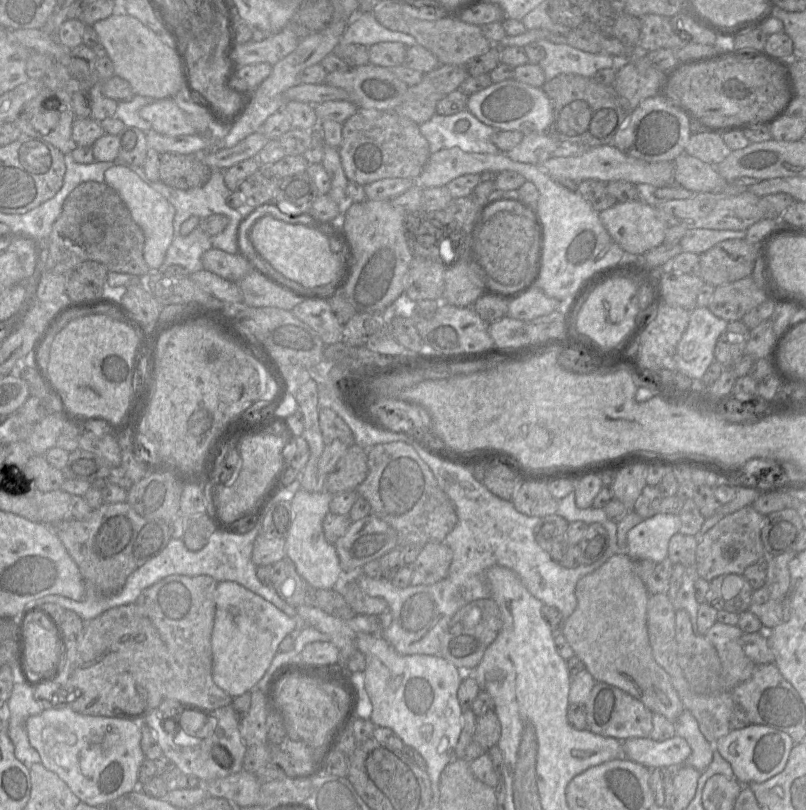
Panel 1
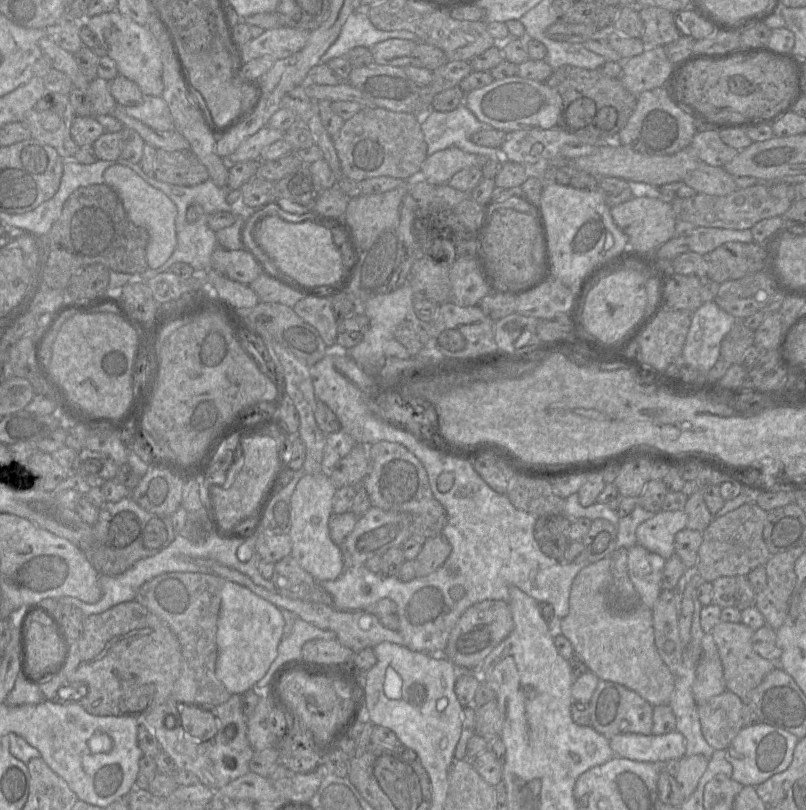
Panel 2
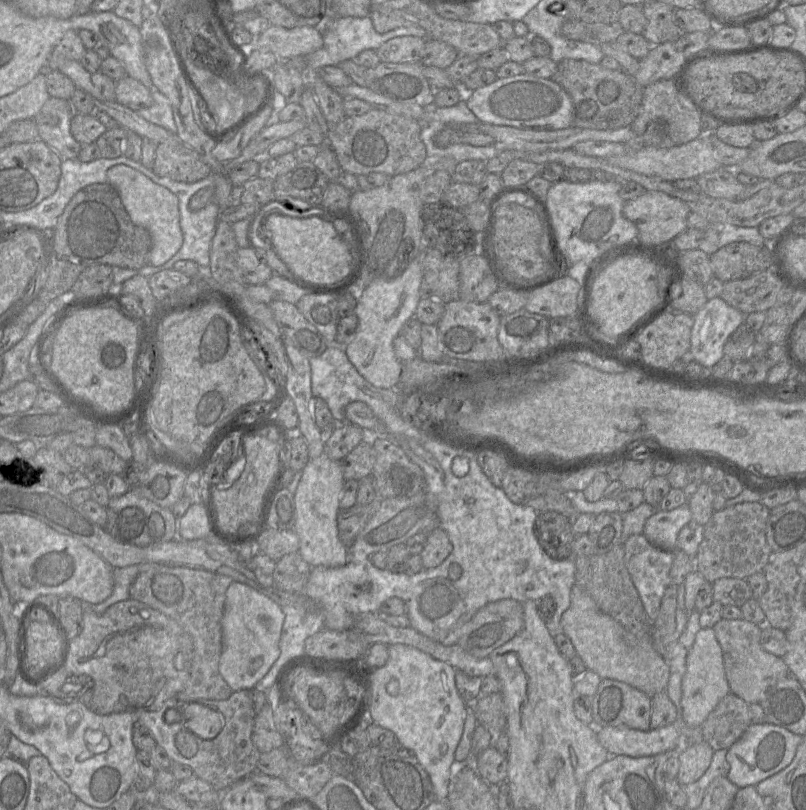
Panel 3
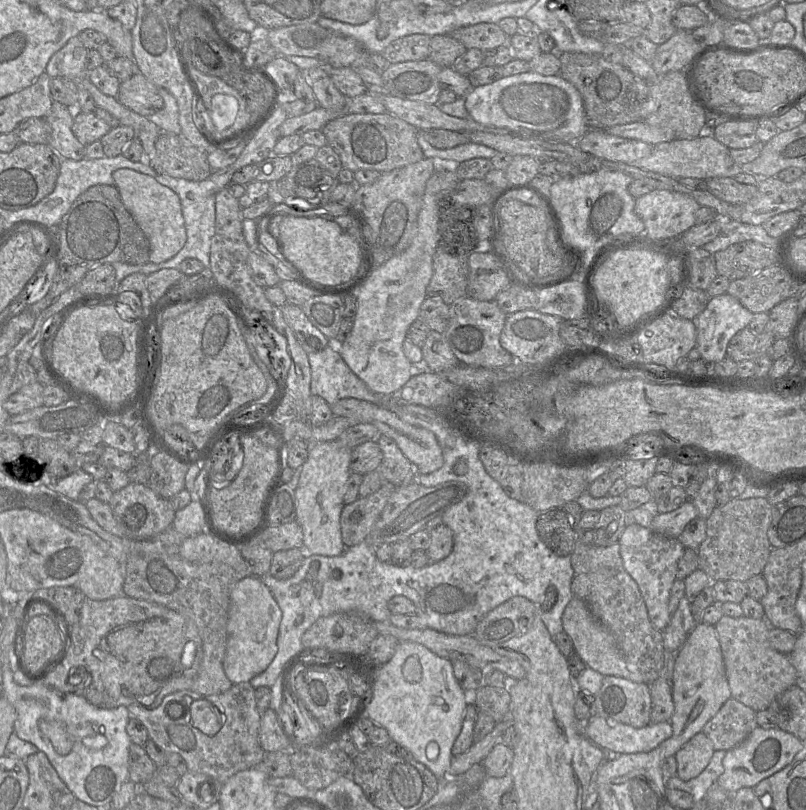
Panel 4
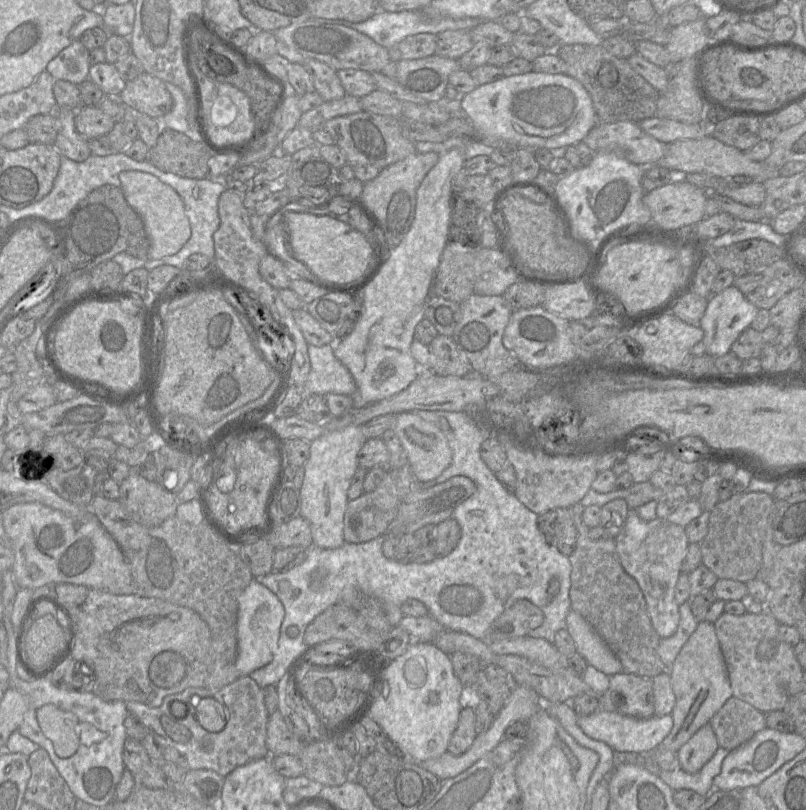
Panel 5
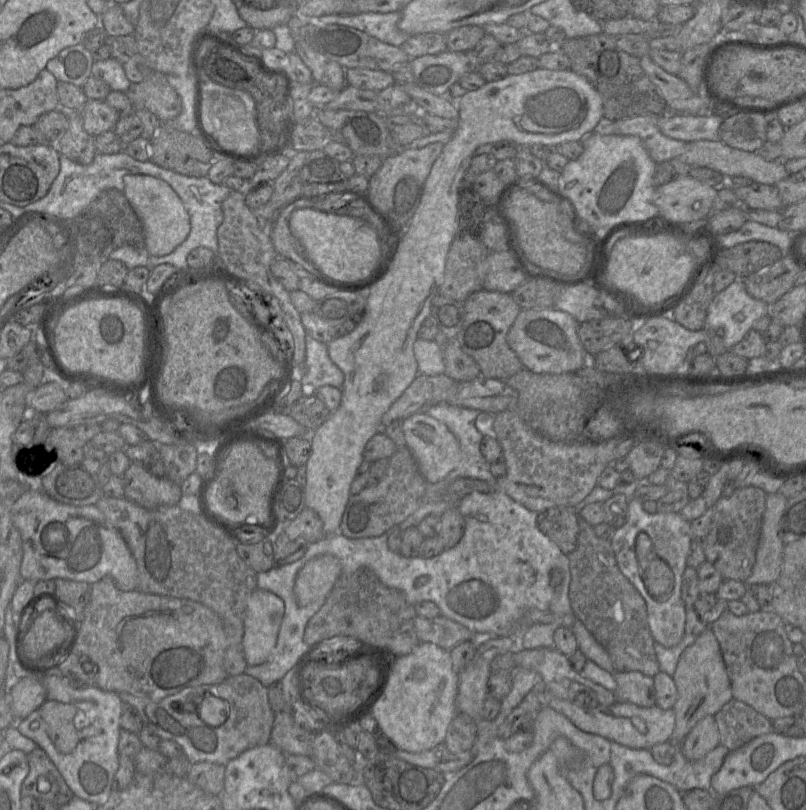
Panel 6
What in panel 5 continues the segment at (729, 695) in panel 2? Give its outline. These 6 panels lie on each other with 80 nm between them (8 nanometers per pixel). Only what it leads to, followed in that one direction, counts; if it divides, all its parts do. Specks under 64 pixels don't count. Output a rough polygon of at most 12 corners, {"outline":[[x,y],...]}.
{"outline":[[732,696],[711,718],[721,748],[767,728],[765,714]]}

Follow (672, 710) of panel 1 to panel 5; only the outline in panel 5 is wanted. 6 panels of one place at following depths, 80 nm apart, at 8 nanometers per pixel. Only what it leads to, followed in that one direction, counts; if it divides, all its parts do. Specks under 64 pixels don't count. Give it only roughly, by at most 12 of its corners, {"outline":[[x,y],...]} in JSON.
{"outline":[[573,609],[566,629],[576,652],[608,676],[623,672],[620,660]]}

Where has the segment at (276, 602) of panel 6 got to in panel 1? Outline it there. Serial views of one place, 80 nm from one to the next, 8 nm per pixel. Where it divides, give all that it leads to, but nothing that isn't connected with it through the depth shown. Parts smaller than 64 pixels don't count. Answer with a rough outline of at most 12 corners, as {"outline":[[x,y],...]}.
{"outline":[[218,582],[214,683],[255,689],[306,625],[244,586]]}

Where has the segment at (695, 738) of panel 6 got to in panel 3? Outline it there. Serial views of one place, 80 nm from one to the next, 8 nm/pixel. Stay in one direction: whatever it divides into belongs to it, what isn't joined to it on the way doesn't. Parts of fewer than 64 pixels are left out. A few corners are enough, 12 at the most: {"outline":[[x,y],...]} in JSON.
{"outline":[[705,741],[679,755],[676,780],[697,781],[709,768],[714,750]]}

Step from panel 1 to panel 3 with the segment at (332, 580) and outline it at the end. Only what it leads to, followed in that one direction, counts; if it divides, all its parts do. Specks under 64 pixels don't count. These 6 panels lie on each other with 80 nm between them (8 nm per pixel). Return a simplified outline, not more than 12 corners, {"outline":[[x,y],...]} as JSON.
{"outline":[[309,459],[294,493],[298,553],[311,567],[350,558],[337,527],[341,463]]}

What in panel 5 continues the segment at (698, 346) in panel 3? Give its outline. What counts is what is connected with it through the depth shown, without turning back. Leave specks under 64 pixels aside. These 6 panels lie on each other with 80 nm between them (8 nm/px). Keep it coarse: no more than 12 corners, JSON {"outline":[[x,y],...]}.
{"outline":[[734,285],[711,294],[699,324],[719,357],[759,310]]}

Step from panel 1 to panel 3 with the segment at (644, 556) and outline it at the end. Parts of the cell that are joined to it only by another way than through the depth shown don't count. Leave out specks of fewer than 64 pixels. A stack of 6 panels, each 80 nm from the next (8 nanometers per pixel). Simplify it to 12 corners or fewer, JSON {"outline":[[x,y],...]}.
{"outline":[[688,503],[657,512],[643,535],[674,551],[680,530],[692,520]]}

